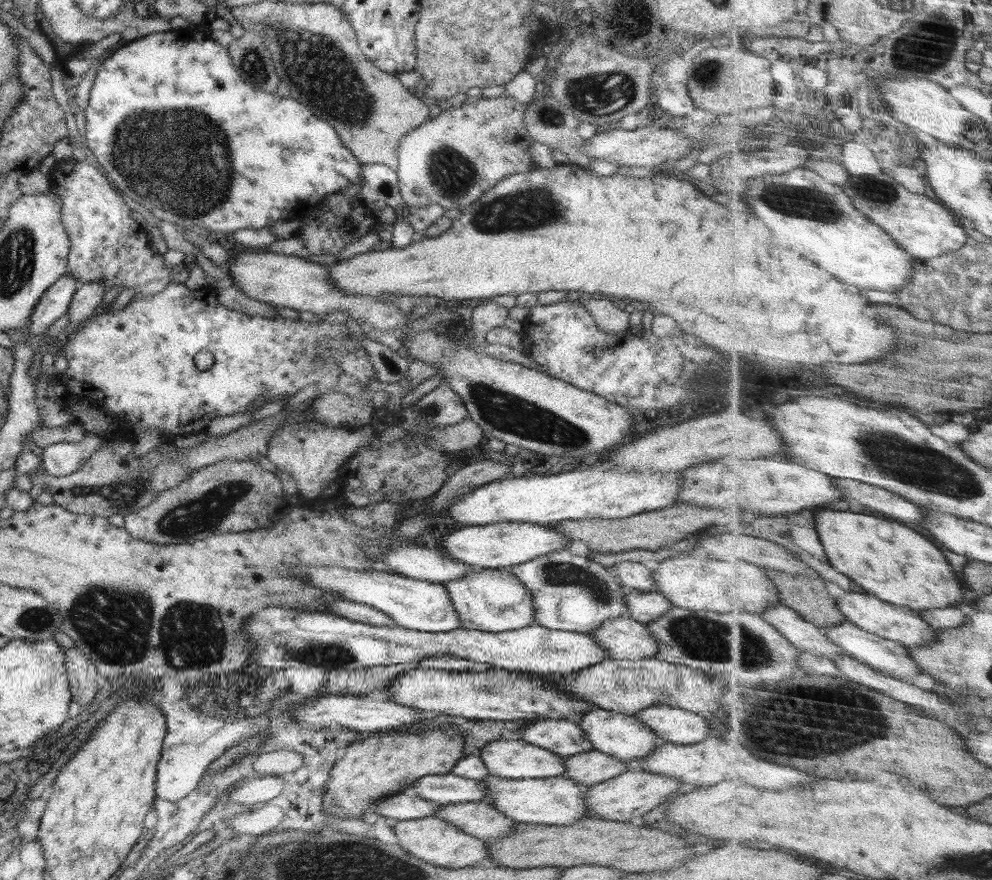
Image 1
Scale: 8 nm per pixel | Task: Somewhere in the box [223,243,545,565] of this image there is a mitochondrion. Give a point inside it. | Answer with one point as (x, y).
(321, 352)

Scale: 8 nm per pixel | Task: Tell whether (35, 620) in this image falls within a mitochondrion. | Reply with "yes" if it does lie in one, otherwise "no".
yes

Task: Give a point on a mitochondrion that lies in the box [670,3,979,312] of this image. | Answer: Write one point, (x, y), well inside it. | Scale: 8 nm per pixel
(928, 46)

